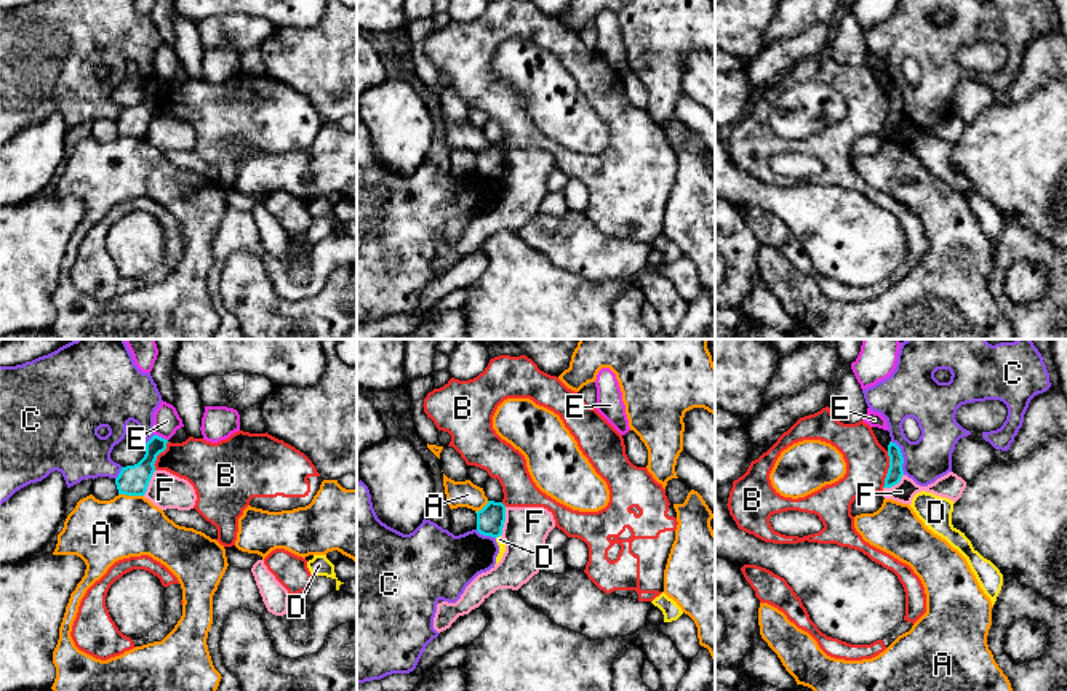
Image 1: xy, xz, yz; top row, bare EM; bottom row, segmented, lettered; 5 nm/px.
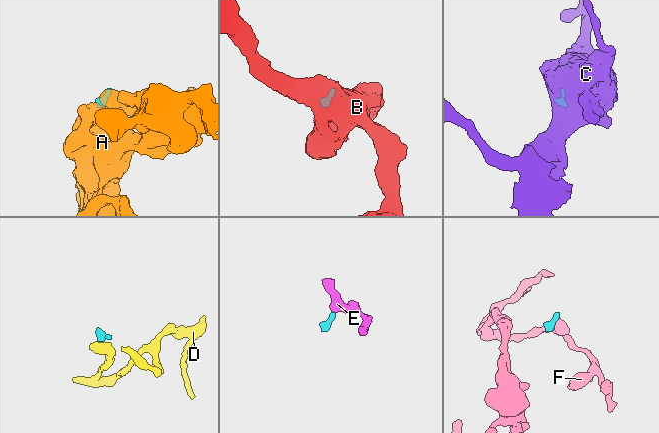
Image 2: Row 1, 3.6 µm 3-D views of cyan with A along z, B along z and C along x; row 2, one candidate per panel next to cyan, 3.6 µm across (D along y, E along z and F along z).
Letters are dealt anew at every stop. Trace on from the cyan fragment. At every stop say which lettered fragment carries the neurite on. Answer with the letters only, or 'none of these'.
none of these

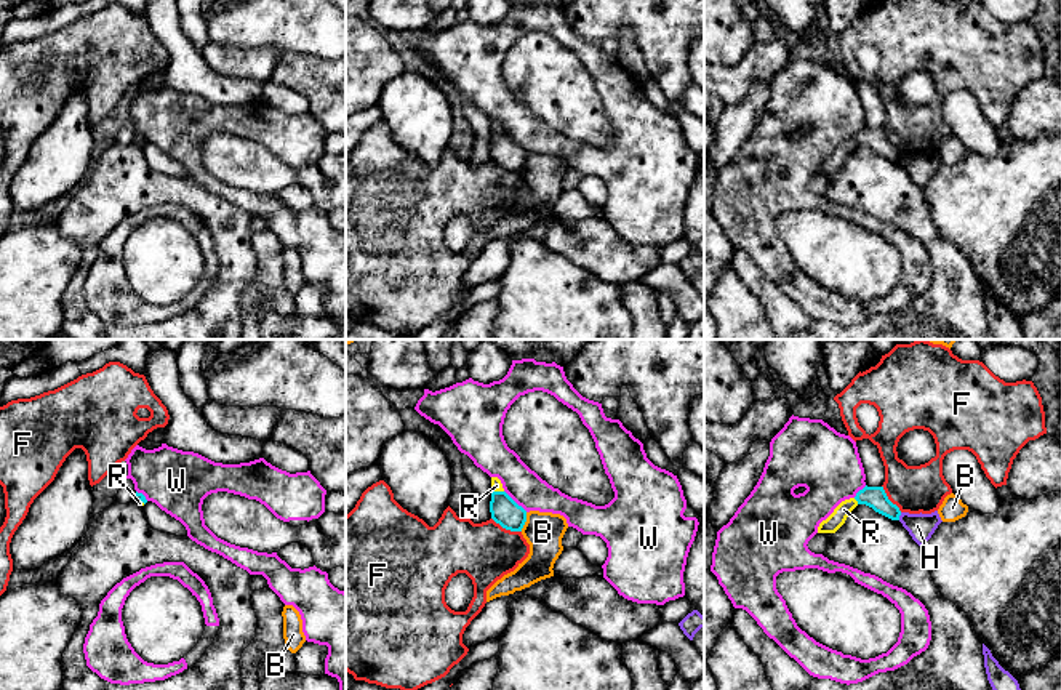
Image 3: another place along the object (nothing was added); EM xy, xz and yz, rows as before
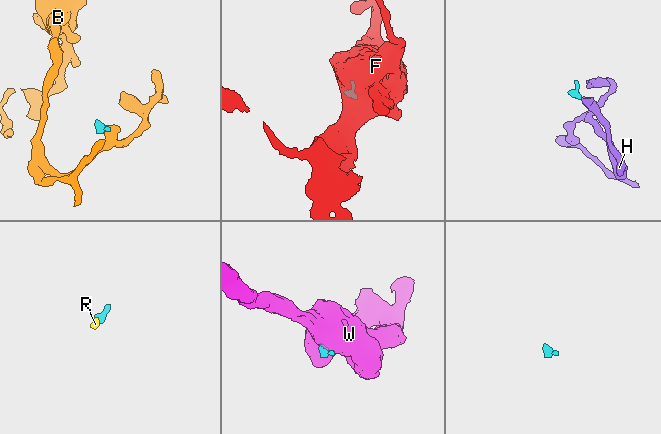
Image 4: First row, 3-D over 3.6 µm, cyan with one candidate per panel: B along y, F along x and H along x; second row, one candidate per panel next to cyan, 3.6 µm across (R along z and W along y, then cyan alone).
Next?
R

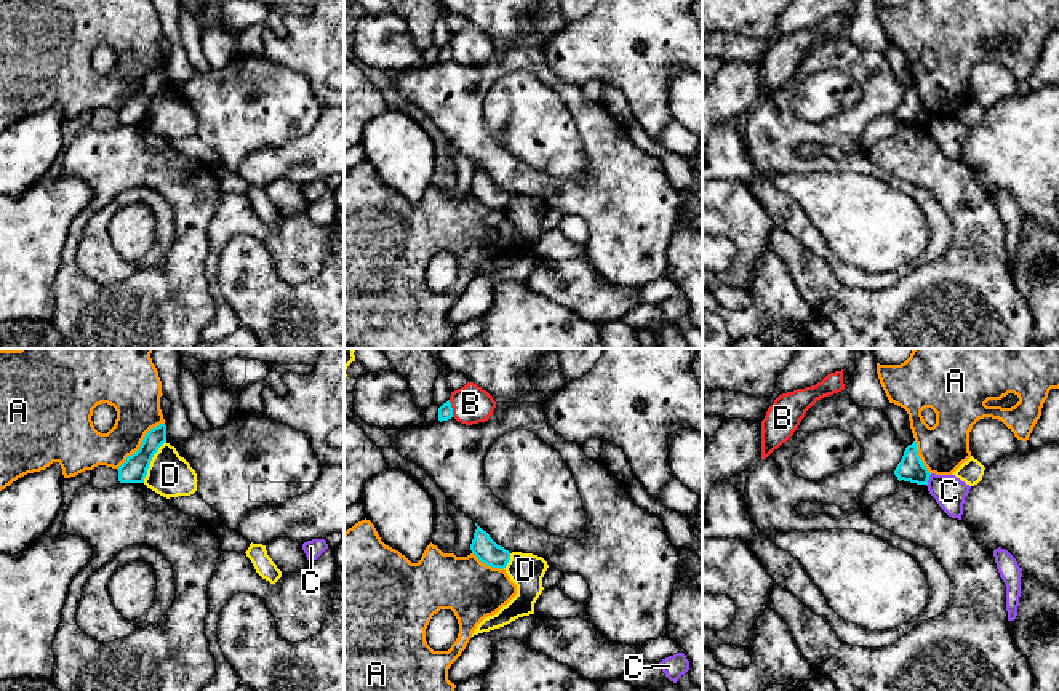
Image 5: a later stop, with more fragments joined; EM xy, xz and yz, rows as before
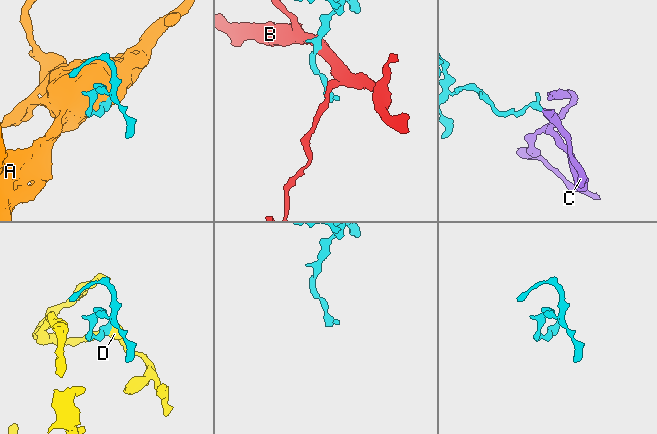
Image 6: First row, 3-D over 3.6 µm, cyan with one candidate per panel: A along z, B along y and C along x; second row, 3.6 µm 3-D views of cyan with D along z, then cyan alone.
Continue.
none of these

